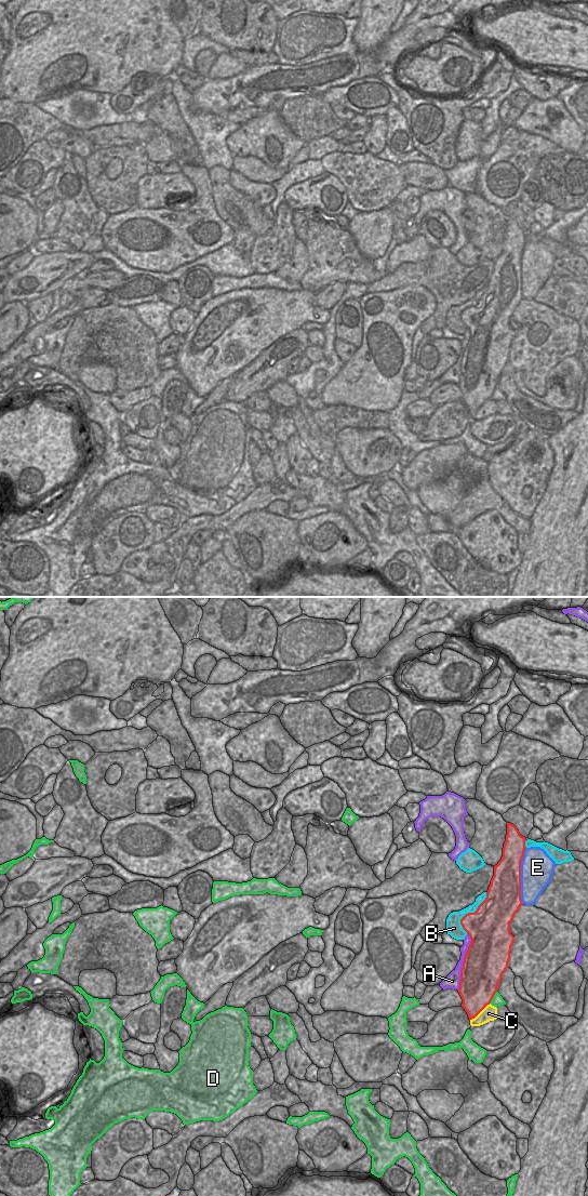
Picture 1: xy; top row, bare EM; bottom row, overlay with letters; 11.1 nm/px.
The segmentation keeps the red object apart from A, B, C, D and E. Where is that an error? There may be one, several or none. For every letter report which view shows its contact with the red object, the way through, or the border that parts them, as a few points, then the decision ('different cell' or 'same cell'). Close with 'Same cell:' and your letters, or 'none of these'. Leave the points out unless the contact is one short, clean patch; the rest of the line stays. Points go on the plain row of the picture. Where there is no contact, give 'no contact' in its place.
A: meets red in xy; different cell
B: meets red in xy; different cell
C: meets red in xy; different cell
D: meets red in xy; different cell
E: meets red in xy; different cell
Same cell: none of these

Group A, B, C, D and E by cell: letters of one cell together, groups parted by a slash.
A / B / C / D / E

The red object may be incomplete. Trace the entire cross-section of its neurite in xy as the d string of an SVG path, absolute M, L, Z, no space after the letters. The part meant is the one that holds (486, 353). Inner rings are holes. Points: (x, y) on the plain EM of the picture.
M507 217L503 251L498 258L494 261L494 270L486 287L486 292L475 307L468 307L460 314L463 323L471 333L460 364L458 383L463 394L462 401L467 407L469 414L475 413L491 398L497 386L502 370L508 362L511 341L514 337L514 331L510 328L510 317L523 298L521 294L521 256L526 243L525 236L525 231L520 229L517 222L511 217Z

